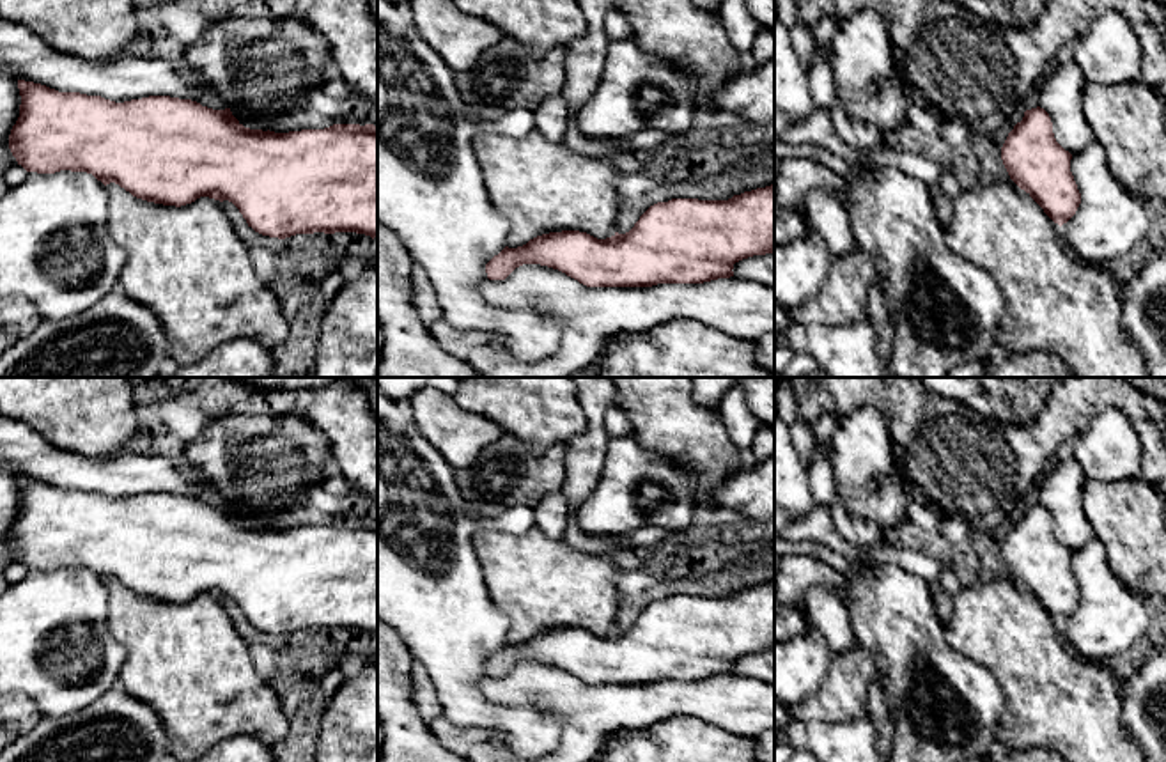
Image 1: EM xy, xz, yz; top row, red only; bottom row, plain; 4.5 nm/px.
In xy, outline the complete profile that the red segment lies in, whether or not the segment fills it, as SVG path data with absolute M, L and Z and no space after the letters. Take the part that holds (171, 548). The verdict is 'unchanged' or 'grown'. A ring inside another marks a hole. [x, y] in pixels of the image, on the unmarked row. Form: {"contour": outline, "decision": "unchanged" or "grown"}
{"contour": "M18 477L19 514L9 546L27 569L92 571L133 594L186 603L200 594L232 599L248 624L269 634L356 629L377 634L377 525L333 521L275 530L245 525L230 509L191 496L149 493L115 500L101 493L58 489Z", "decision": "unchanged"}

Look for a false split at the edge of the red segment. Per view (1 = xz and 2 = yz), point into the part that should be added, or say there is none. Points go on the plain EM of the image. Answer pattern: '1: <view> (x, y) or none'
1: none
2: none

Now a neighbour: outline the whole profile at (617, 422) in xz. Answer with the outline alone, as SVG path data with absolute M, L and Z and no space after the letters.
M618 408L608 409L608 413L604 416L604 425L606 425L610 439L624 438L633 432L629 416Z

